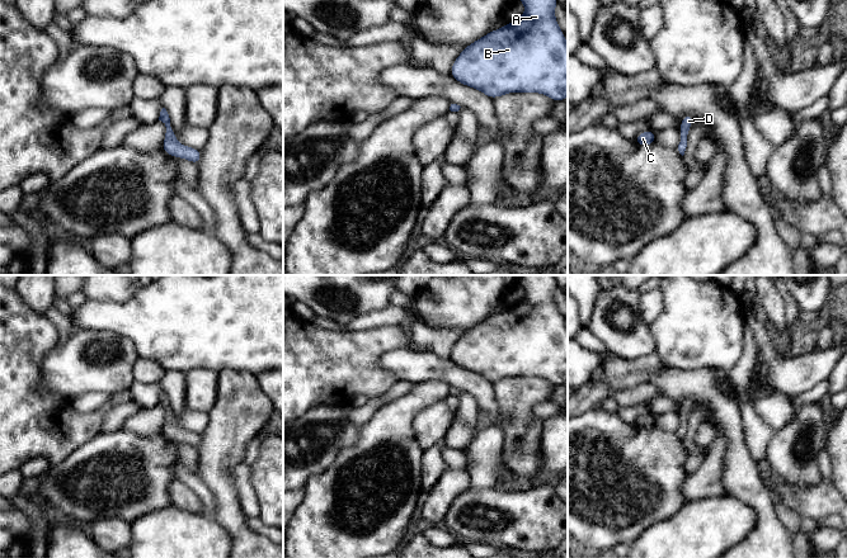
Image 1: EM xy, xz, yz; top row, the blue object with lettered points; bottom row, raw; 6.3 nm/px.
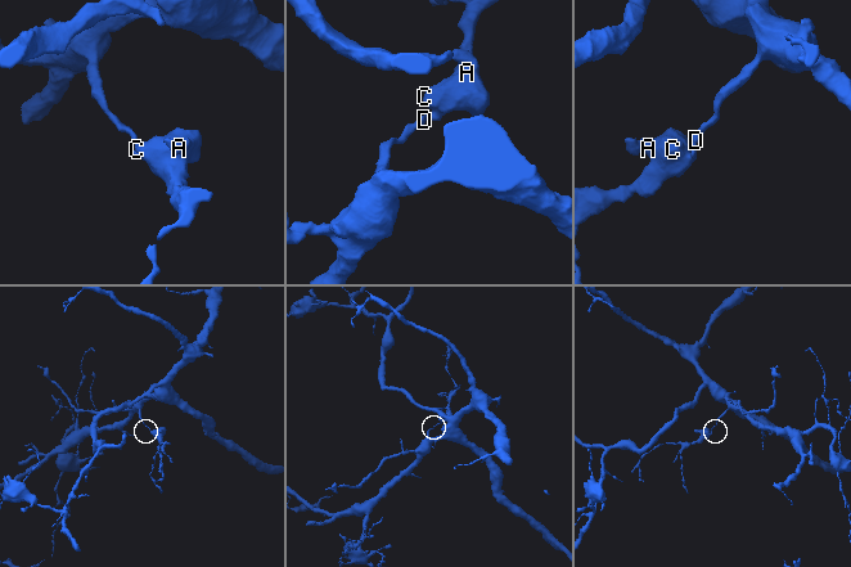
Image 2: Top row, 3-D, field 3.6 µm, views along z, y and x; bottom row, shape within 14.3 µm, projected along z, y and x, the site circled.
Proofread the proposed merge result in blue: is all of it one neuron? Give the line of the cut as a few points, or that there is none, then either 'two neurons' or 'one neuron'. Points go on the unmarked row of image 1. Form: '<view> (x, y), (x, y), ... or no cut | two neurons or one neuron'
no cut | one neuron

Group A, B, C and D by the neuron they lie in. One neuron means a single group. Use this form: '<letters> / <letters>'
A B C D

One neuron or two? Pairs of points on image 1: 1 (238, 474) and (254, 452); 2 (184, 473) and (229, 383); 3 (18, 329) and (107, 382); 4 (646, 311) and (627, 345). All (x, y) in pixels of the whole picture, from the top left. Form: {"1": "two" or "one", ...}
{"1": "two", "2": "two", "3": "two", "4": "two"}

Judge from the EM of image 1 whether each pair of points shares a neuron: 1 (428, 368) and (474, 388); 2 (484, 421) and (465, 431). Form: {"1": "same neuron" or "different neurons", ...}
{"1": "same neuron", "2": "different neurons"}

